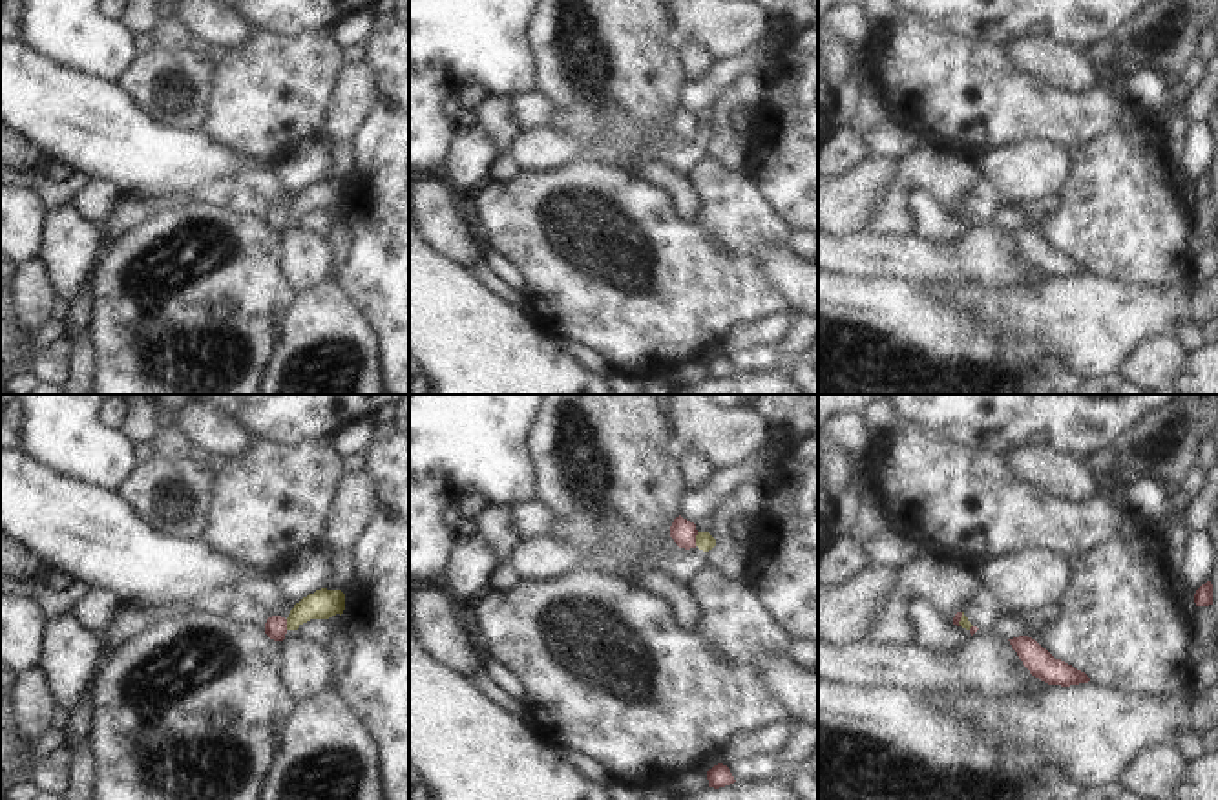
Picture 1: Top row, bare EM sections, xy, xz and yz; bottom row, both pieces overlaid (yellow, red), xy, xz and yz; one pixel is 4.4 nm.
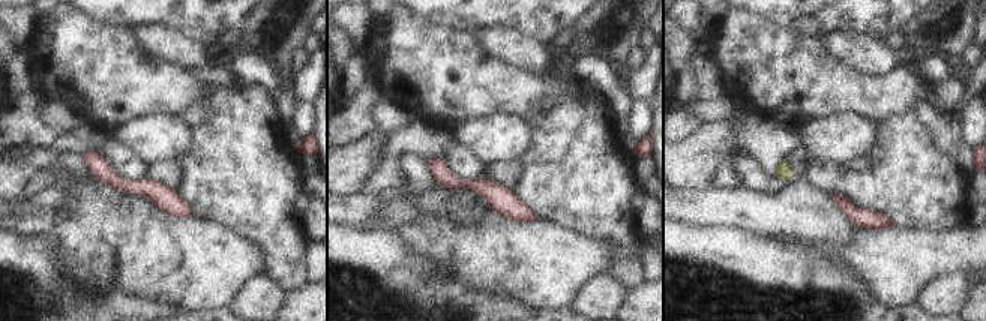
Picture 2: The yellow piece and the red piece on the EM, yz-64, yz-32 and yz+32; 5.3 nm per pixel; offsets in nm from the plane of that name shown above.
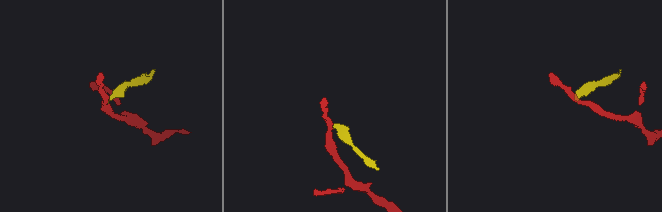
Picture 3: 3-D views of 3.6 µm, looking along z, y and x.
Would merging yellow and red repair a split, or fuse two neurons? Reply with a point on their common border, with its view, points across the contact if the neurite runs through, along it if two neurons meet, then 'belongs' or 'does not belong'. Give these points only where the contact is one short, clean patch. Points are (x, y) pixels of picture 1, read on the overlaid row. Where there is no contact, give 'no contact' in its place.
contact xz (696, 539); border xz (698, 532), (694, 545); does not belong

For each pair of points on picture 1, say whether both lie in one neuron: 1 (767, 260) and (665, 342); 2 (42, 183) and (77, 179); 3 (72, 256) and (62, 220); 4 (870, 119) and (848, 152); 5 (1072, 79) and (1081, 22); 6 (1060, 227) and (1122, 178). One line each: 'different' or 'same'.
1: different
2: same
3: same
4: same
5: different
6: same

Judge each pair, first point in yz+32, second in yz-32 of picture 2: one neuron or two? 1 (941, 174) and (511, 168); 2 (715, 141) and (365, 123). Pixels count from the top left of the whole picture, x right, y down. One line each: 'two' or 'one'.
1: two
2: two

